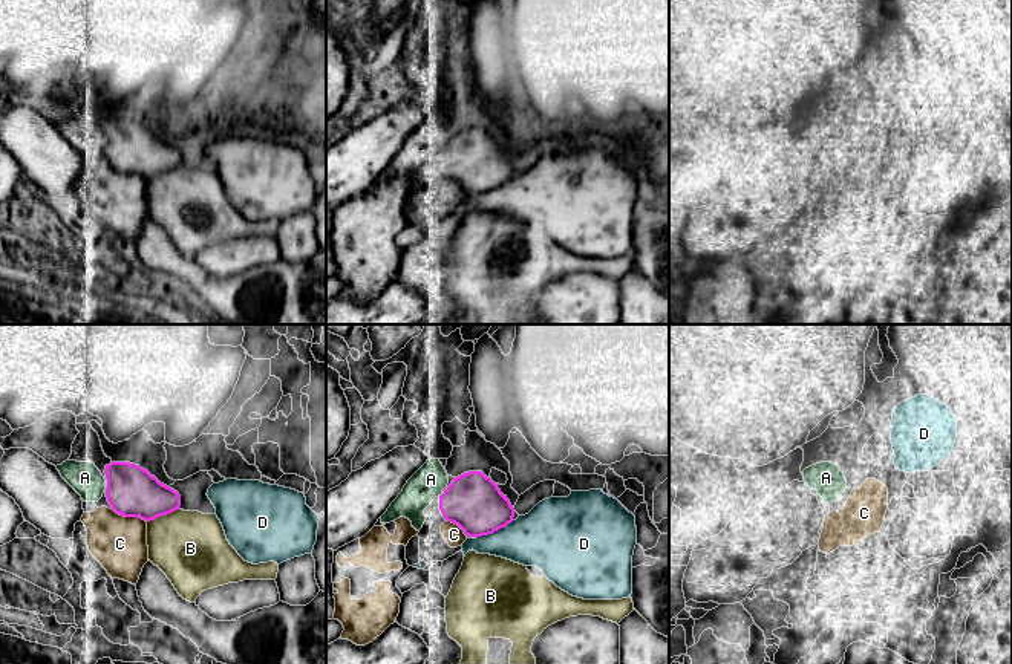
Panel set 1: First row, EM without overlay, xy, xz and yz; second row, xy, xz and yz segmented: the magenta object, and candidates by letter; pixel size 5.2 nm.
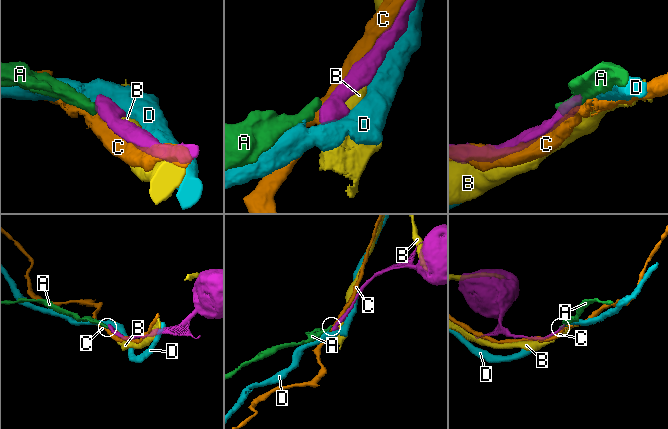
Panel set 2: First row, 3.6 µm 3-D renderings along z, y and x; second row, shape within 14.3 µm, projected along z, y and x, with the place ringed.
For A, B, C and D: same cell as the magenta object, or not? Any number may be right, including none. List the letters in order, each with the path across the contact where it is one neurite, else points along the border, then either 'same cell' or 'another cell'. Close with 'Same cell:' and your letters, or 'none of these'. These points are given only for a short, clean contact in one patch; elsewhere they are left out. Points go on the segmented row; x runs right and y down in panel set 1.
A: same cell
B: another cell
C: another cell
D: another cell
Same cell: A

